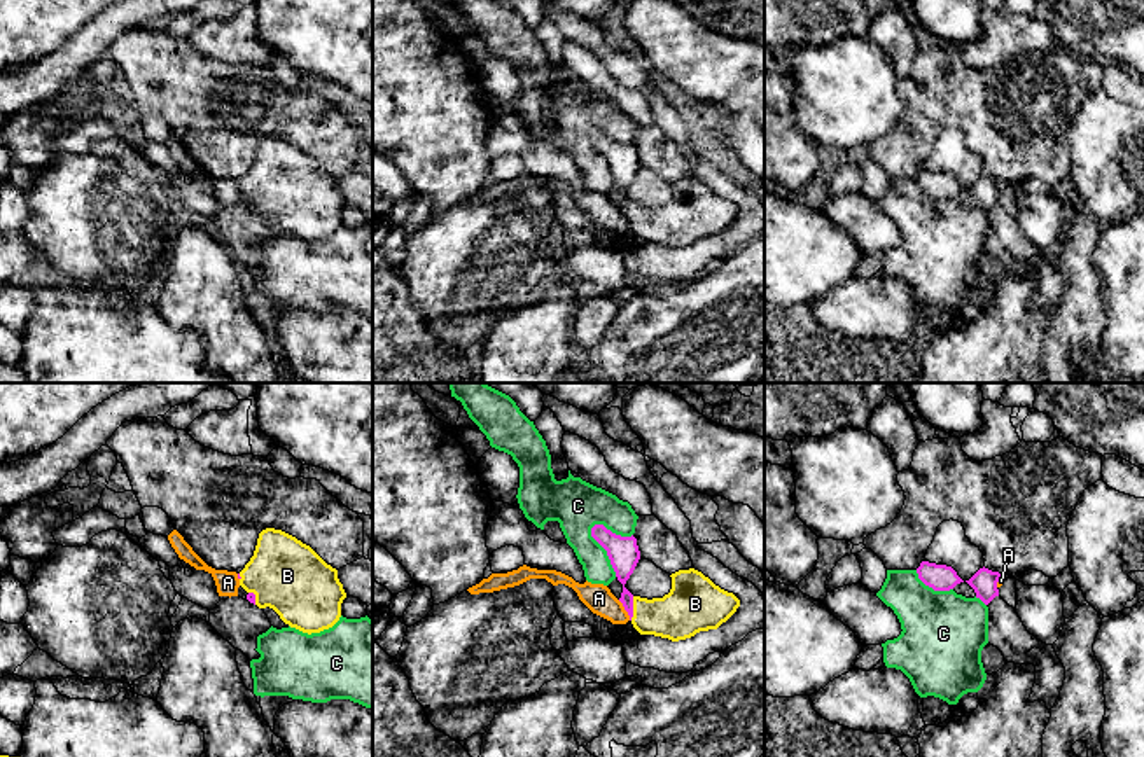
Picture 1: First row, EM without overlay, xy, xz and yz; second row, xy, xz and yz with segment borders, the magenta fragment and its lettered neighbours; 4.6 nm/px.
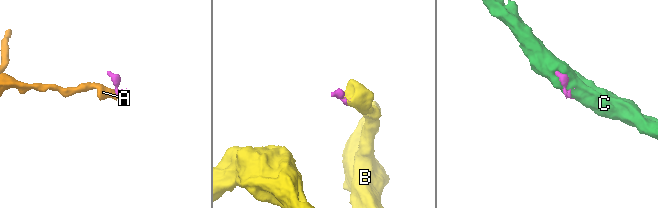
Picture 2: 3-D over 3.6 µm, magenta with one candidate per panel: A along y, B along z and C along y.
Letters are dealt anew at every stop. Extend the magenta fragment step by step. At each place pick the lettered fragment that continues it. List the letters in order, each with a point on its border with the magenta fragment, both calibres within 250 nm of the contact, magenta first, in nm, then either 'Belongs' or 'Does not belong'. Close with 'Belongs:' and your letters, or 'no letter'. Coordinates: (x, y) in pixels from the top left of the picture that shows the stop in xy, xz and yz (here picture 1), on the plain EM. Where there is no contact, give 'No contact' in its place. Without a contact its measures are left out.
A: Touches magenta at xz (625, 217). Thickness 140 nm (magenta) against 130 nm. Does not belong
B: Touches magenta at xz (632, 217). Thickness 130 nm (magenta) against 220 nm. Belongs
C: Touches magenta at xz (604, 156). Thickness 140 nm (magenta) against 240 nm. Does not belong
Belongs: B

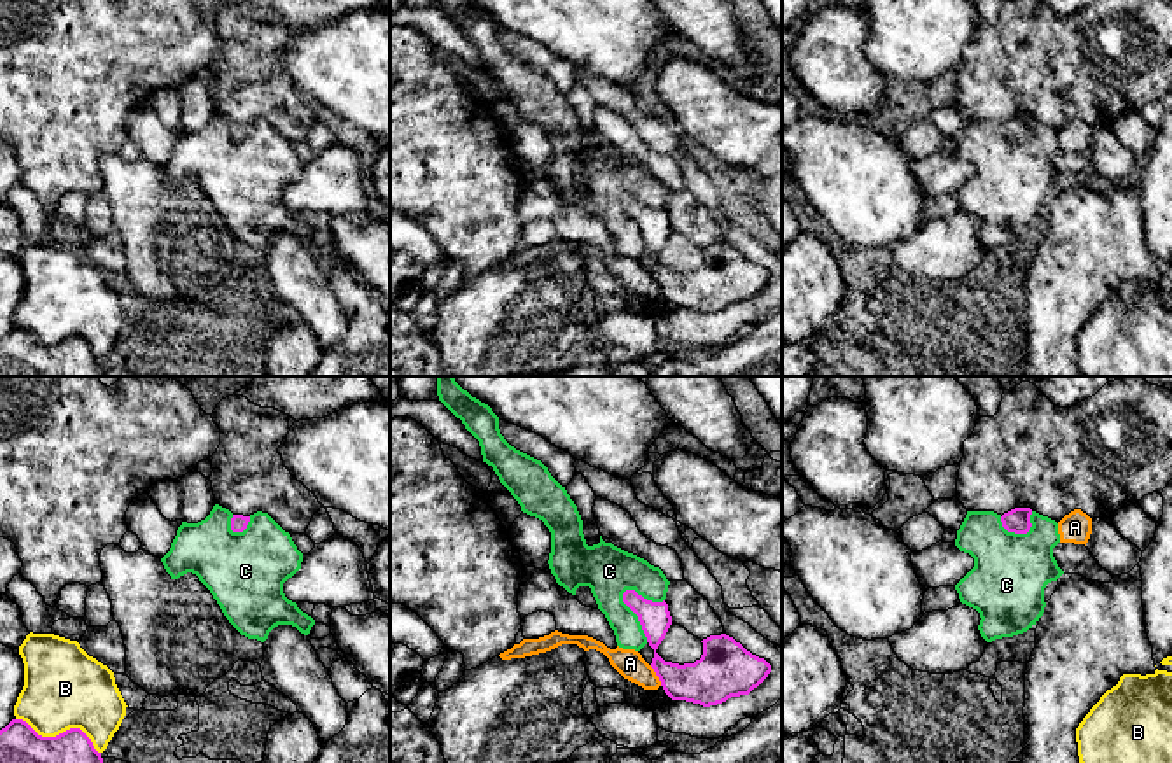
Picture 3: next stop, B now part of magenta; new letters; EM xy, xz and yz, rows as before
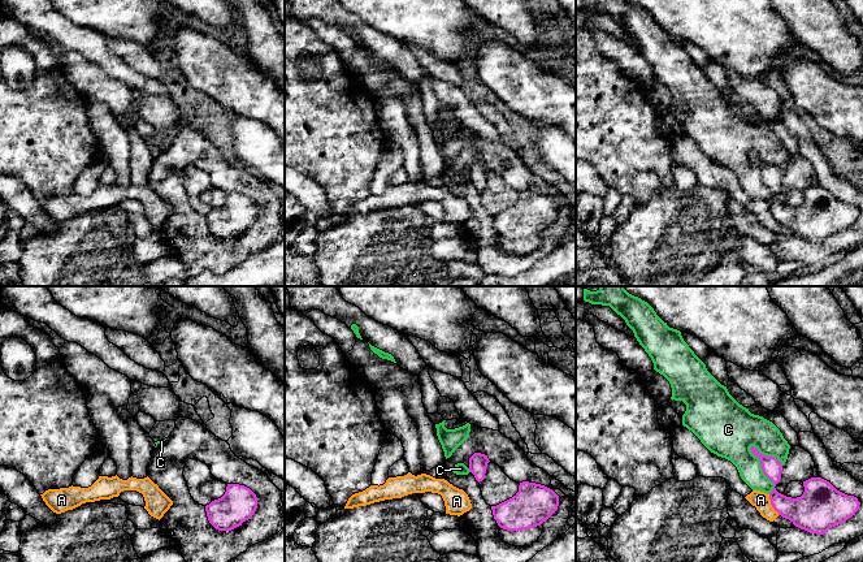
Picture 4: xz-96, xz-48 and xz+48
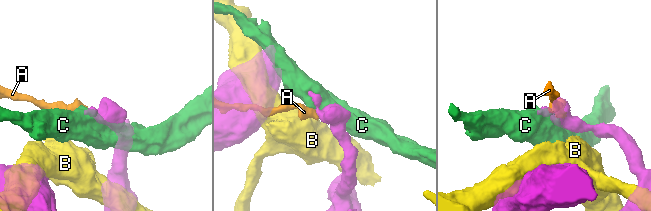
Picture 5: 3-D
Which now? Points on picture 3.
A: Touches magenta at xz (656, 282). Thickness 220 nm (magenta) against 130 nm. Does not belong
B: Touches magenta at xy (60, 342). Thickness 300 nm (magenta) against 380 nm. Does not belong
C: Touches magenta at xz (635, 221). Thickness 140 nm (magenta) against 240 nm. Does not belong
Belongs: no letter

